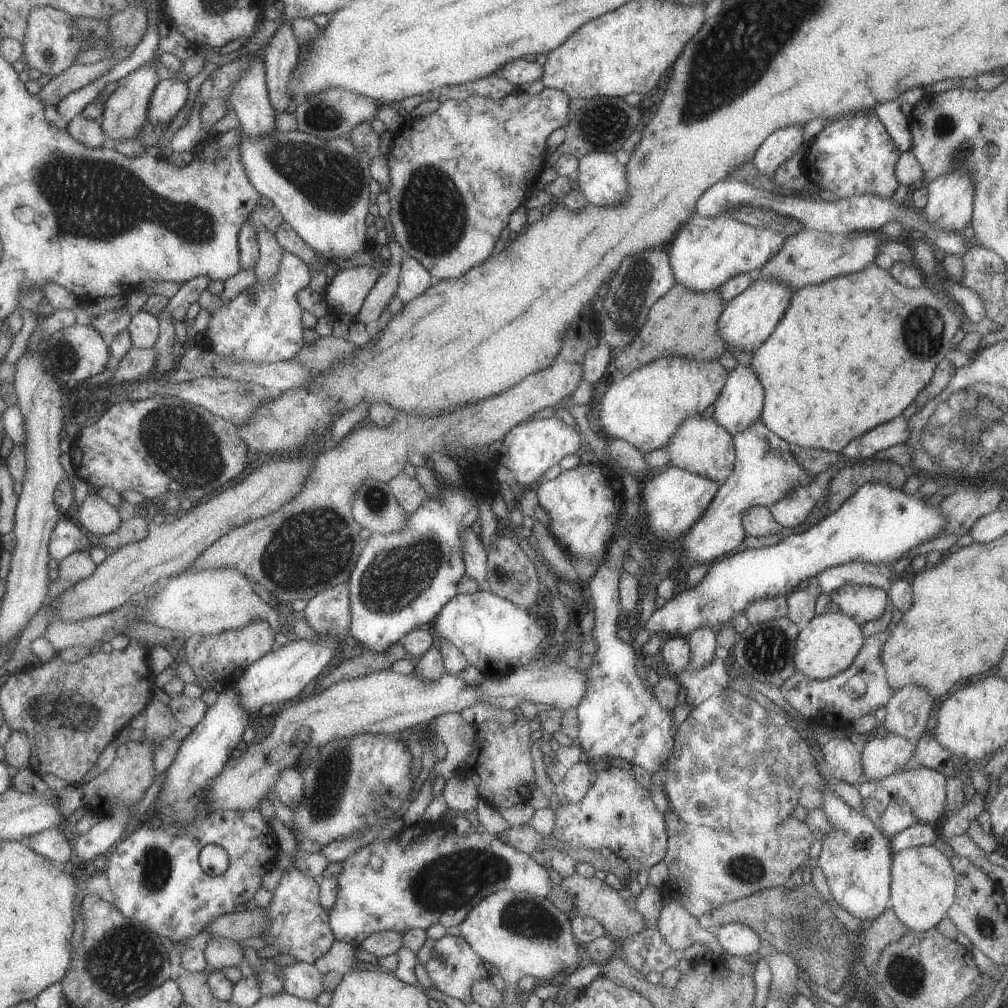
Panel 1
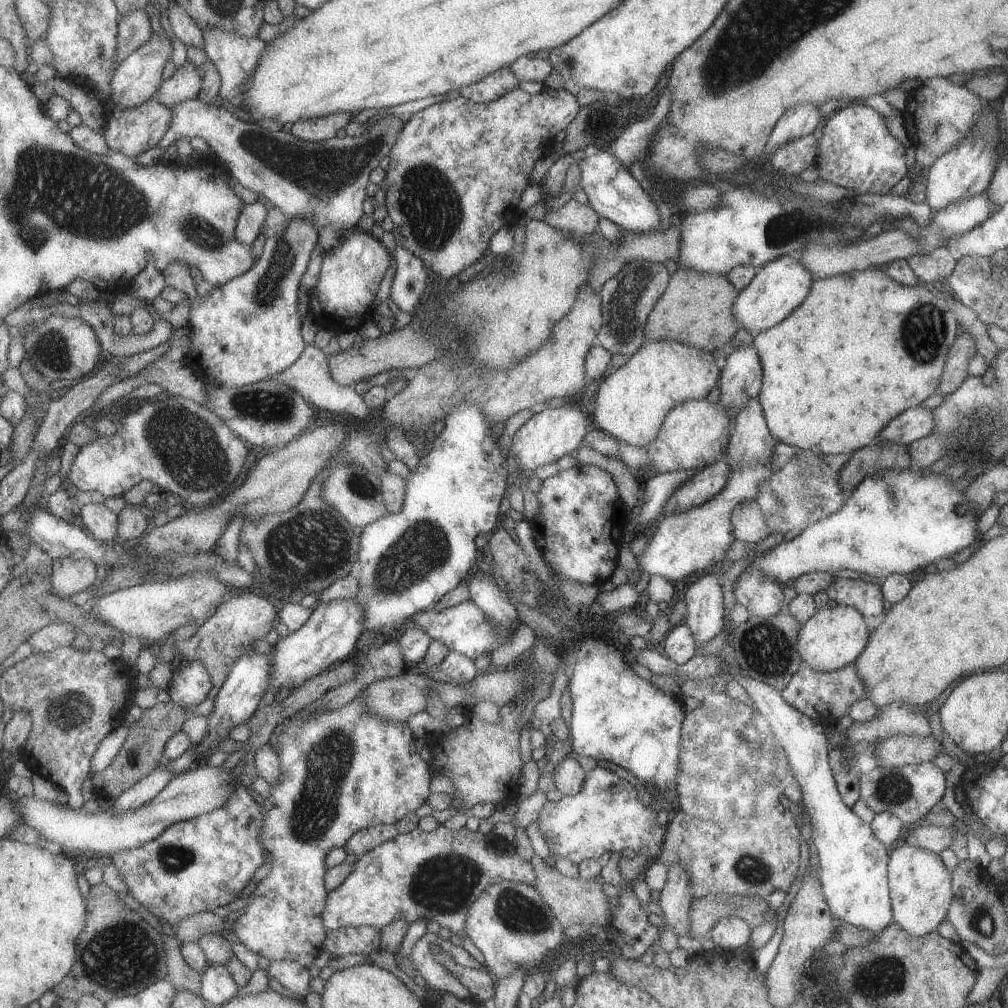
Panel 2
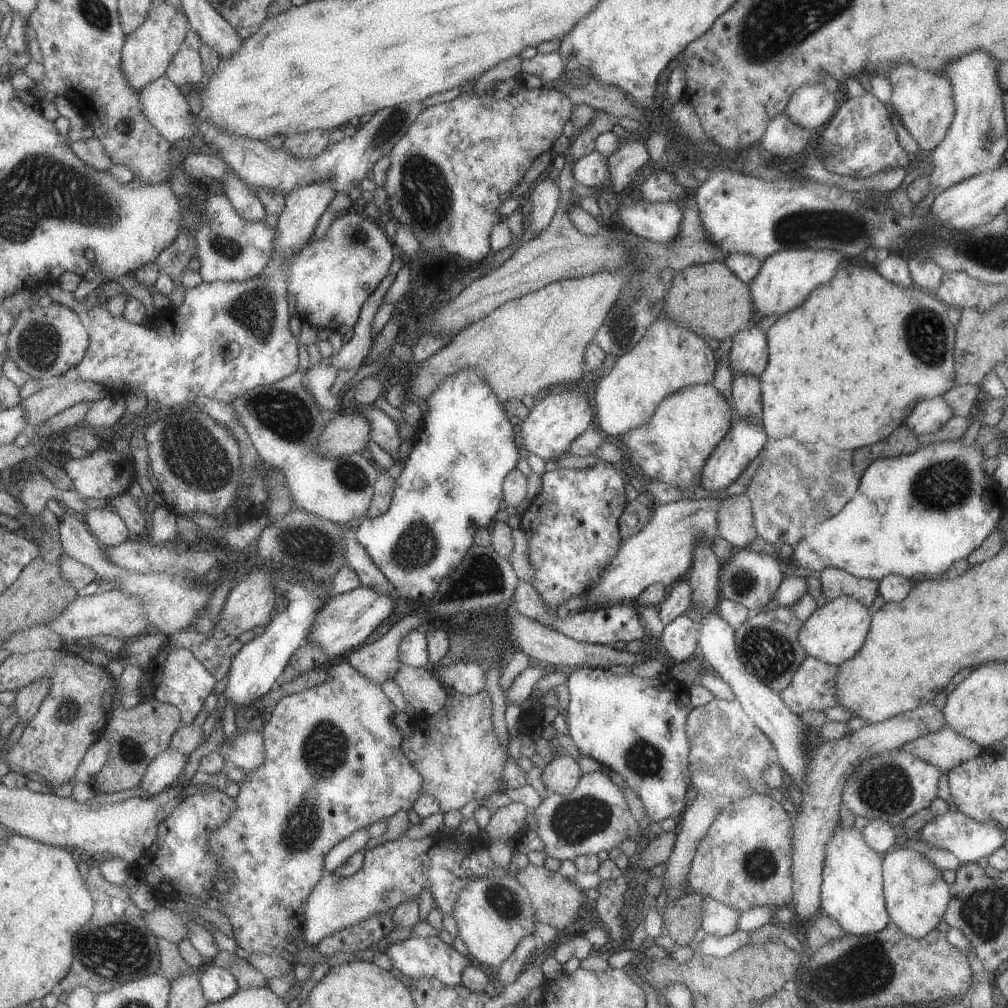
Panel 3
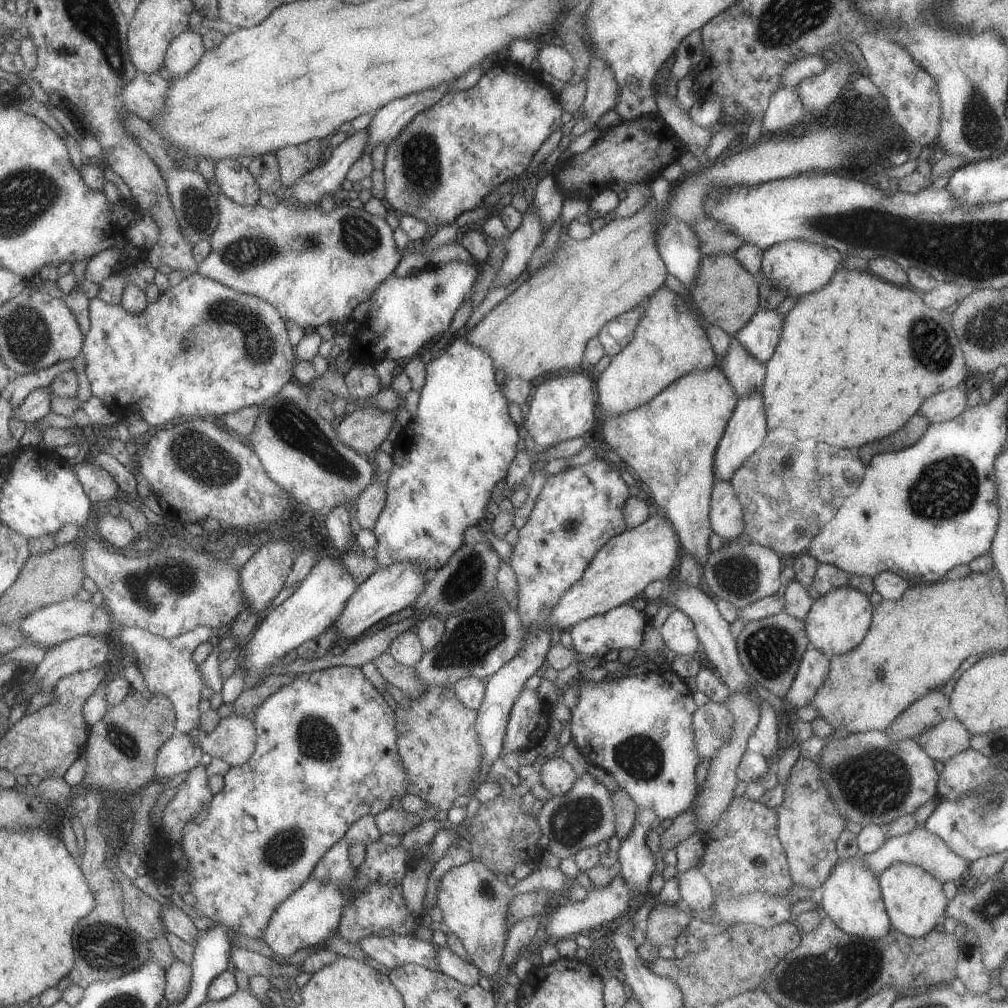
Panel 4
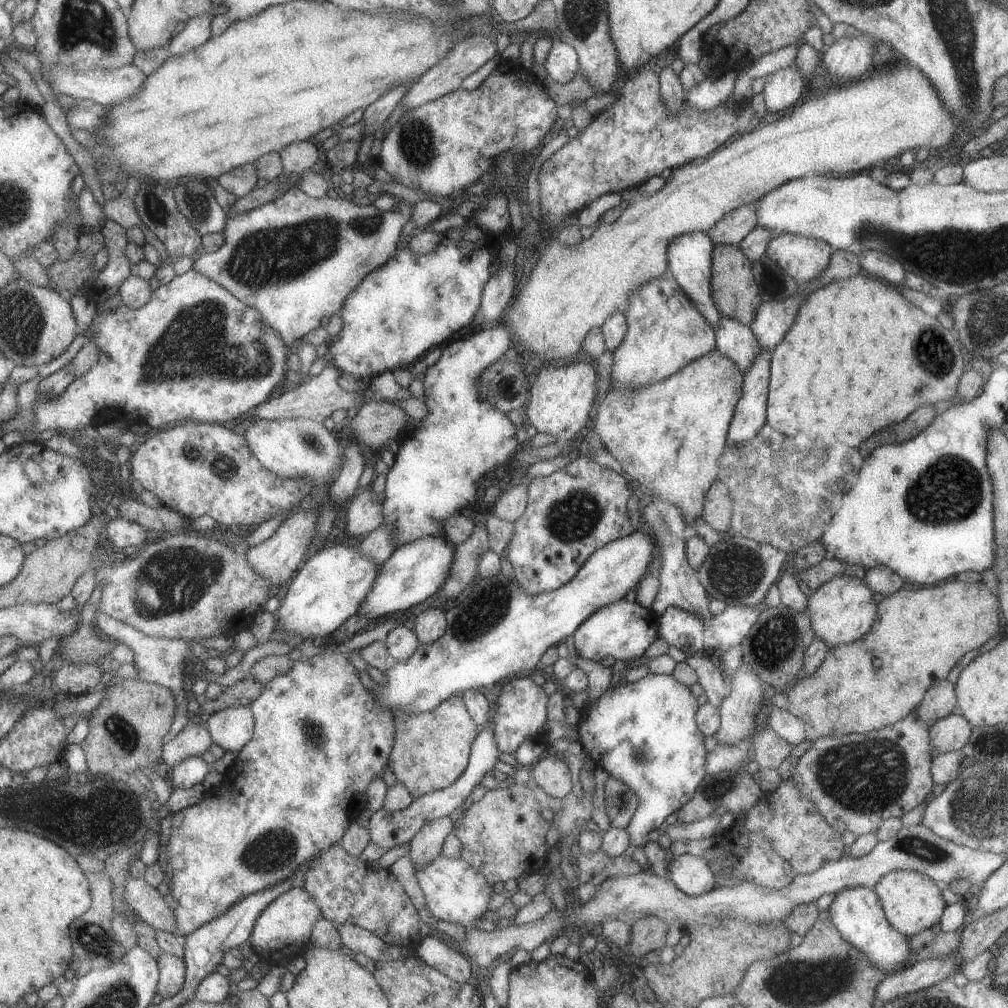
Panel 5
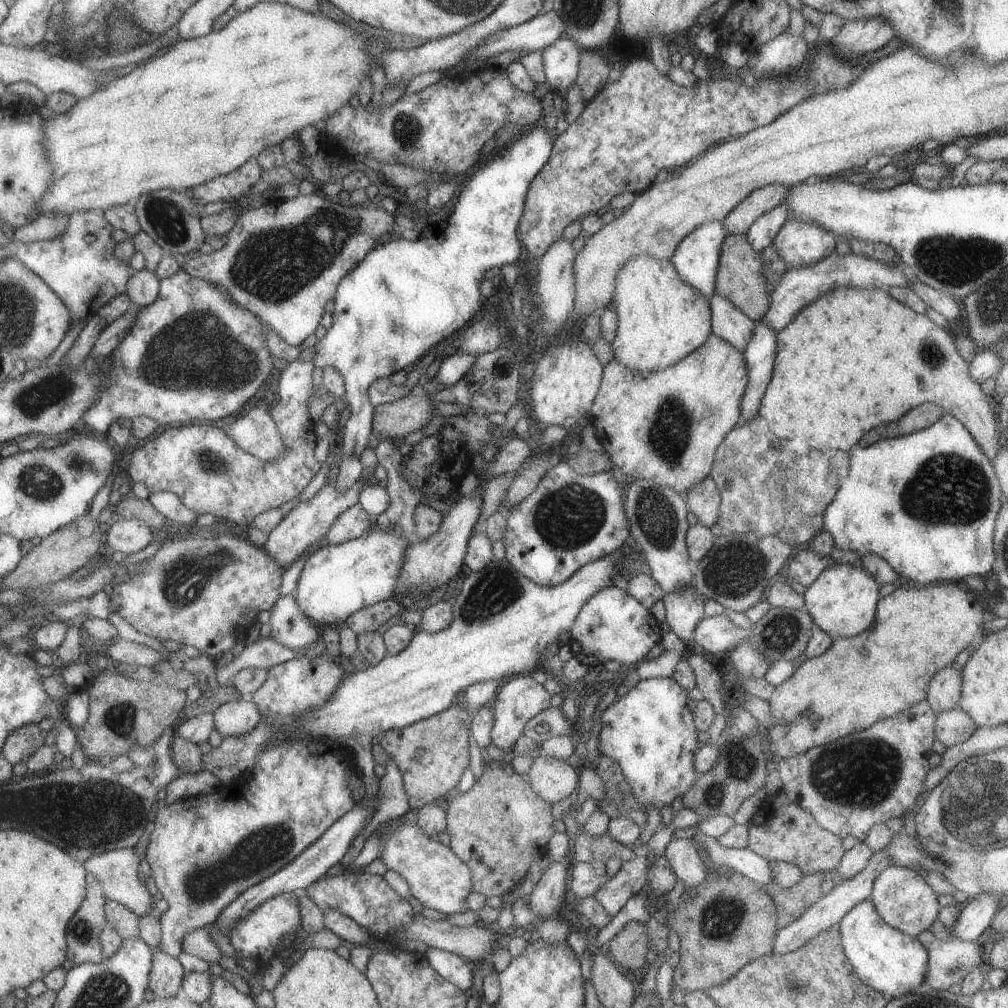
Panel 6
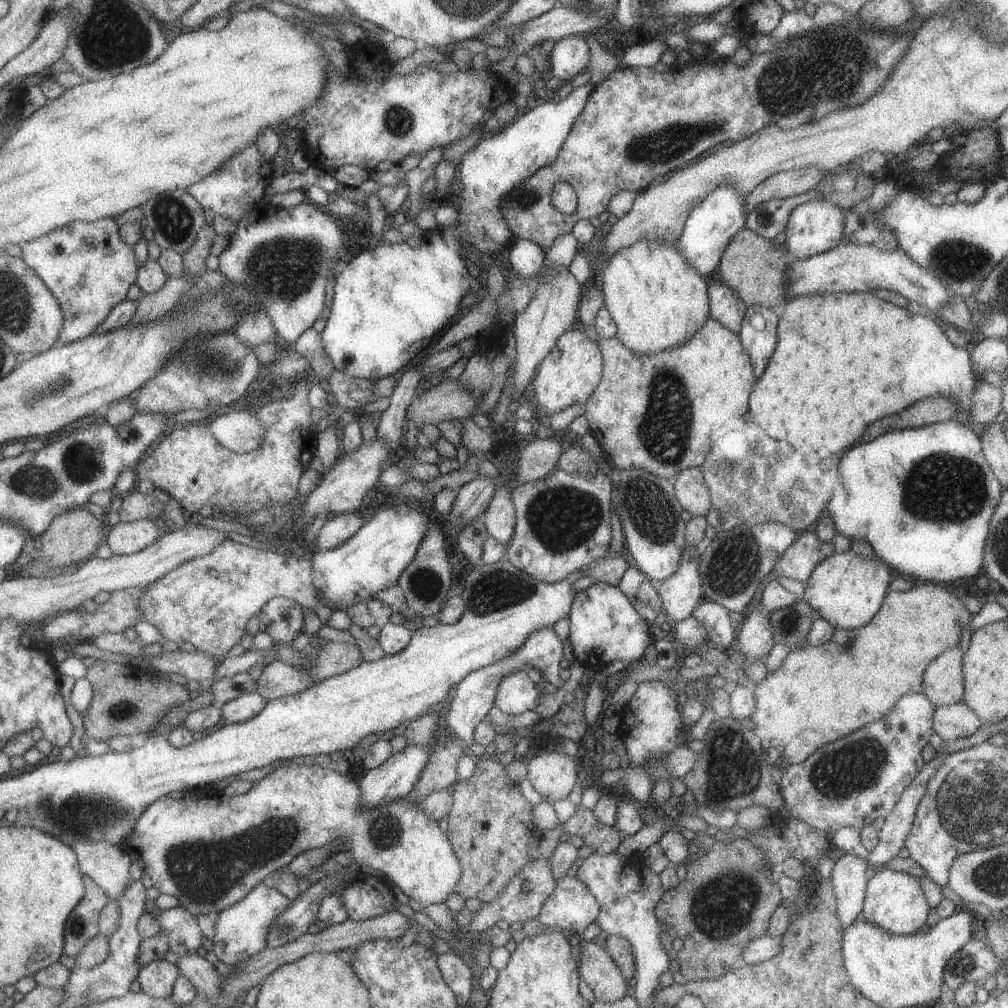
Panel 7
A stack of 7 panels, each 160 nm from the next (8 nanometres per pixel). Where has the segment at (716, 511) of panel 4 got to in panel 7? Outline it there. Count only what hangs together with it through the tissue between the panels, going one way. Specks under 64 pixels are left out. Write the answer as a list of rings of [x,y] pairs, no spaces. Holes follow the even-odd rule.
[[[697,467],[677,473],[671,483],[682,510],[687,510],[693,517],[704,517],[708,513],[710,494],[702,472]]]

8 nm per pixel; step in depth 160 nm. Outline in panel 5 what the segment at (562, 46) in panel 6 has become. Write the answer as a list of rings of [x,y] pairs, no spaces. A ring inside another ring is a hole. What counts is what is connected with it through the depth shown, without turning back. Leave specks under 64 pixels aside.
[[[552,38],[552,45],[544,60],[548,81],[568,83],[578,72],[578,56],[576,50],[559,38]]]

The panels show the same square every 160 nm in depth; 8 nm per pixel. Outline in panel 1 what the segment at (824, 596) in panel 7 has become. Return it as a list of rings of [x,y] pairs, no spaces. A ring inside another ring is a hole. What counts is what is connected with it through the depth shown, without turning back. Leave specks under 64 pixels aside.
[[[838,612],[815,615],[798,632],[795,641],[793,662],[796,672],[805,675],[809,680],[831,678],[845,670],[863,644],[863,634],[859,626],[850,616]]]

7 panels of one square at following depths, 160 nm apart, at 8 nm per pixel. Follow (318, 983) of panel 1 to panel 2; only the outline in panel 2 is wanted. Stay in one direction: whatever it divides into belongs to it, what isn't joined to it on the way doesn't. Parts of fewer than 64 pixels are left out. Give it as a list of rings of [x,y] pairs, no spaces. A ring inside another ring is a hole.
[[[271,961],[265,970],[275,980],[292,992],[297,999],[303,1000],[309,991],[312,976],[308,969],[295,961]]]

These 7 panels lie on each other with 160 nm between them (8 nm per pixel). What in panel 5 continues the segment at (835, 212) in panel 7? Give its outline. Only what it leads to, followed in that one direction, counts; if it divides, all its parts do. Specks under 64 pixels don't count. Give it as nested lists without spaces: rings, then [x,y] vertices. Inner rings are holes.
[[[782,234],[768,240],[764,255],[798,285],[817,278],[827,268],[832,252],[821,239]]]

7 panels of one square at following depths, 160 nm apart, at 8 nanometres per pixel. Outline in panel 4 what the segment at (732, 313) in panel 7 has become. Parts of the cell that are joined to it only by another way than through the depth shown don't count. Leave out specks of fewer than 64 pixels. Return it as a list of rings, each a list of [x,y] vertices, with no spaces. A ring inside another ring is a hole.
[[[733,337],[723,355],[721,366],[737,398],[762,391],[765,365],[755,360]]]

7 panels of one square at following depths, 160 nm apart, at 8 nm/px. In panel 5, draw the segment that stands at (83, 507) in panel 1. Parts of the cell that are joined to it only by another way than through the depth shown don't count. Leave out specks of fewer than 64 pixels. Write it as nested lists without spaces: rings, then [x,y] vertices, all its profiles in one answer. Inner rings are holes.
[[[117,516],[115,519],[105,519],[104,534],[106,543],[112,548],[124,549],[127,546],[136,546],[141,549],[146,530],[128,518]]]

